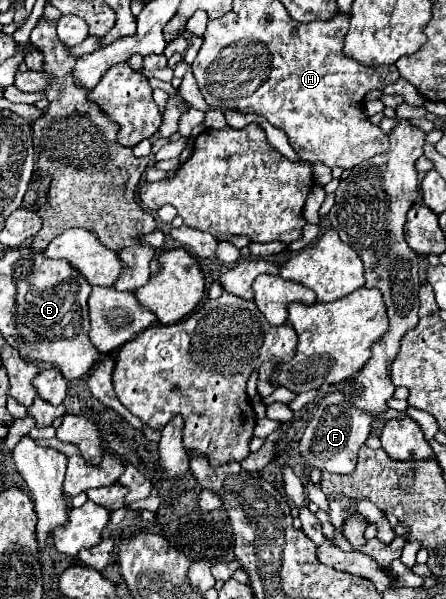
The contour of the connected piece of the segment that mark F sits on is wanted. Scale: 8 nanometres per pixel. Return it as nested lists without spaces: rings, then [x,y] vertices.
[[[335,390],[327,394],[317,410],[313,420],[309,422],[303,438],[301,438],[301,456],[307,466],[337,472],[337,474],[351,474],[355,470],[355,456],[359,448],[365,444],[365,438],[371,432],[373,416],[353,404],[349,404],[343,396],[343,392]]]

